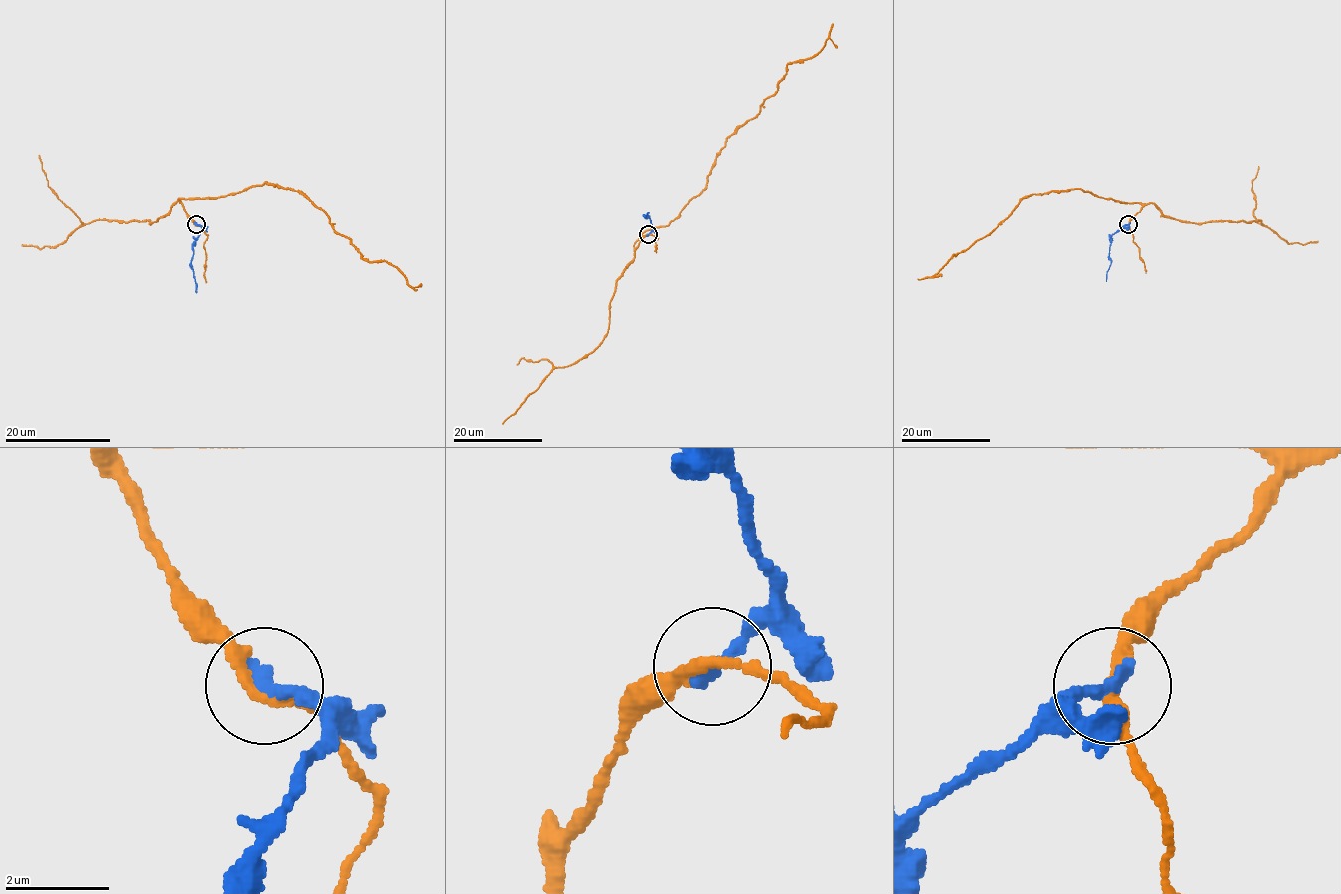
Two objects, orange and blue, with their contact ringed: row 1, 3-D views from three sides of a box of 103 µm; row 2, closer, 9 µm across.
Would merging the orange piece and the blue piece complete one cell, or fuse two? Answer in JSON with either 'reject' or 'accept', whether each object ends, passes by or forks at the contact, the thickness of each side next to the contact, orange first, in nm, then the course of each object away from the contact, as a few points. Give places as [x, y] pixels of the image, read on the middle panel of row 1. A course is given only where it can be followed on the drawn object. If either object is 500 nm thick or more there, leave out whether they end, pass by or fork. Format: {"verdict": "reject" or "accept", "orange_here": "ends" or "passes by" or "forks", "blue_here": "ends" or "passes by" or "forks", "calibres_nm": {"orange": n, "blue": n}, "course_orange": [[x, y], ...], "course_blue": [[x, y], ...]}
{"verdict": "reject", "orange_here": "passes by", "blue_here": "ends", "calibres_nm": {"orange": 200, "blue": 300}, "course_orange": [[648, 234], [635, 247], [705, 187], [727, 139], [759, 112], [788, 64], [822, 48], [833, 23]], "course_blue": [[648, 234], [653, 228], [651, 221], [644, 215], [648, 212]]}

